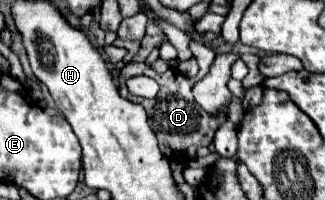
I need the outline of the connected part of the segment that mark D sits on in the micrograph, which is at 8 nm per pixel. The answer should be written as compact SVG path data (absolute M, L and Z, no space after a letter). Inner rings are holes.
M203 47L199 75L197 75L197 77L187 77L187 79L185 79L183 73L177 73L177 69L169 69L169 71L165 71L163 75L159 75L159 73L155 73L149 65L145 65L145 63L127 63L127 65L121 69L121 73L119 73L119 93L121 93L121 97L125 97L125 99L129 99L129 101L135 101L135 103L141 103L141 105L145 107L145 111L147 111L147 115L149 115L149 125L151 125L151 129L155 131L155 135L157 135L157 139L159 139L159 147L161 147L161 151L163 151L169 159L191 159L191 157L195 157L195 155L193 155L195 149L199 149L199 147L209 147L211 141L213 141L213 137L215 137L215 131L227 121L229 105L223 105L219 113L211 115L211 113L207 113L205 109L201 109L201 107L195 103L193 95L191 95L193 83L199 81L199 79L203 79L203 77L209 73L209 67L211 67L213 59L215 59L215 53L213 53L211 49L207 49L207 47ZM133 75L153 77L153 79L159 83L159 87L161 87L159 93L157 93L157 97L155 97L155 99L143 99L143 97L133 97L133 95L129 95L129 91L127 91L127 87L125 87L125 79L129 79L129 77L133 77Z

